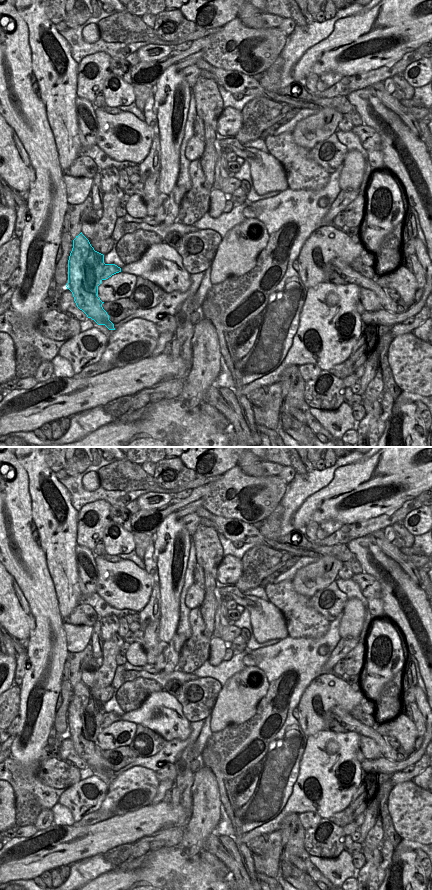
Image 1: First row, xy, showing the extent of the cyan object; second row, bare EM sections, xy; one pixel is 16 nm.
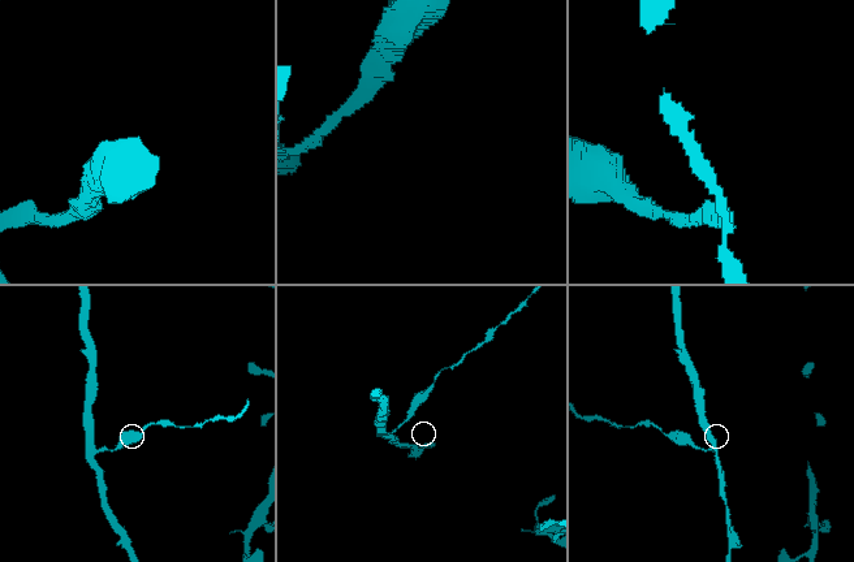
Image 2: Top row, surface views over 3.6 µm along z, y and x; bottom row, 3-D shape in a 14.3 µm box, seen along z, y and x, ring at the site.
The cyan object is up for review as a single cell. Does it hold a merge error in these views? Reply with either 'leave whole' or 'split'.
split

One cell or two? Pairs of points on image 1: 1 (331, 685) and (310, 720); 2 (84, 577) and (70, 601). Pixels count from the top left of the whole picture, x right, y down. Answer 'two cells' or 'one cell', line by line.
1: one cell
2: two cells

